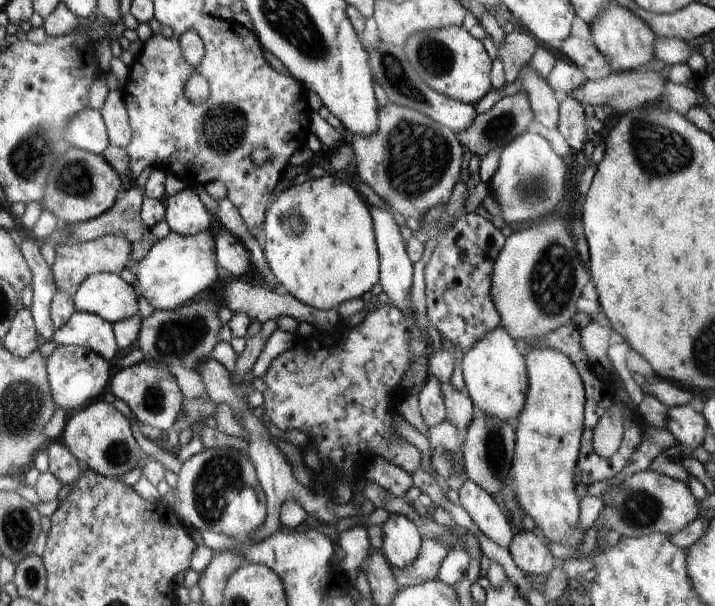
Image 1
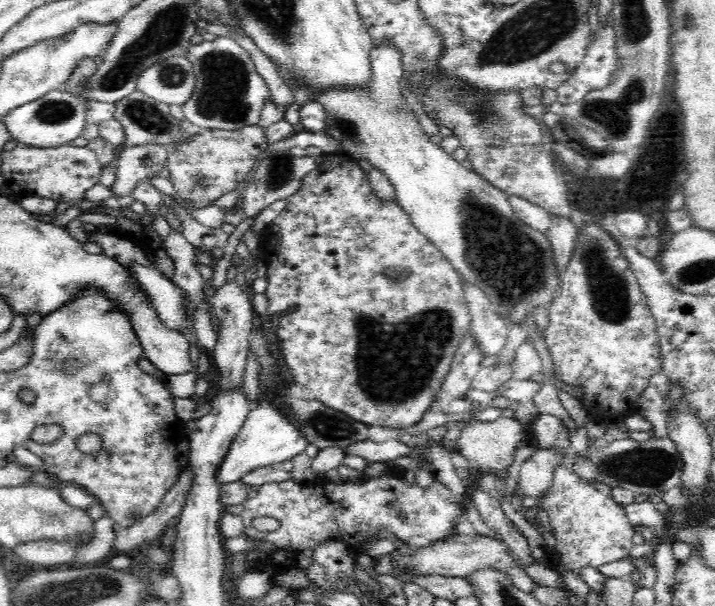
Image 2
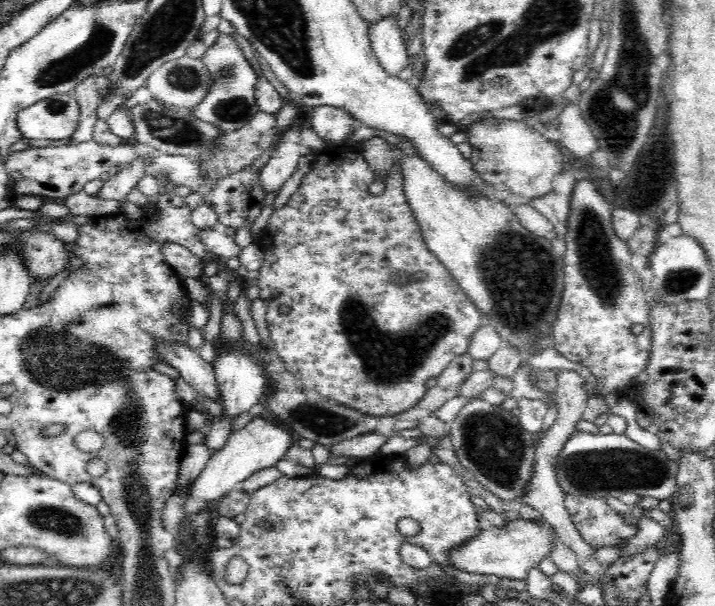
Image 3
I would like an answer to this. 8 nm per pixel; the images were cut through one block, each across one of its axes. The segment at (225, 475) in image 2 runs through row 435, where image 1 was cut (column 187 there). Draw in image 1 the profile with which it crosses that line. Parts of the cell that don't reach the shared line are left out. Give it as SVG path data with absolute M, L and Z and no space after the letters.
M216 227L202 230L192 236L180 236L170 232L157 240L146 256L140 259L133 271L136 275L136 289L159 311L171 311L188 304L200 292L212 288L218 278L217 254L214 248Z

